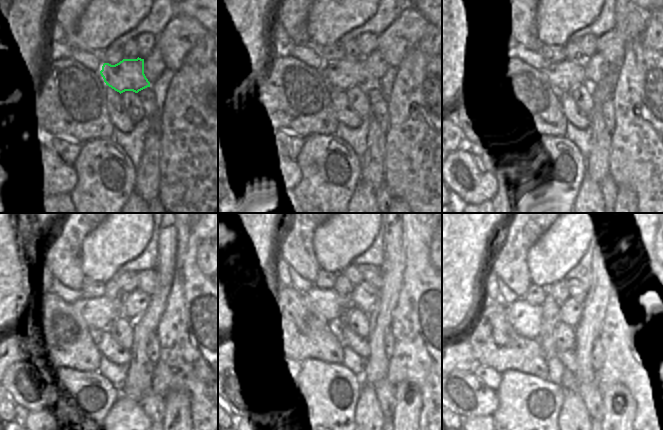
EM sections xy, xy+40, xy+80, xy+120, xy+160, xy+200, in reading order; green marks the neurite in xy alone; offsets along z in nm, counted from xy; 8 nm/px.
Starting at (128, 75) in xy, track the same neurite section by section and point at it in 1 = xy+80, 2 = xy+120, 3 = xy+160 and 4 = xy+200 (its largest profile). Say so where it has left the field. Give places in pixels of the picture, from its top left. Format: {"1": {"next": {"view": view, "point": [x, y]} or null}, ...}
{"1": {"next": {"view": "xy+80", "point": [562, 77]}}, "2": {"next": {"view": "xy+120", "point": [98, 312]}}, "3": {"next": {"view": "xy+160", "point": [325, 304]}}, "4": {"next": {"view": "xy+200", "point": [525, 319]}}}

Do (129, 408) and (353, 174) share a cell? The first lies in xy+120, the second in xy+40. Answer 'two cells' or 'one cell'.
two cells

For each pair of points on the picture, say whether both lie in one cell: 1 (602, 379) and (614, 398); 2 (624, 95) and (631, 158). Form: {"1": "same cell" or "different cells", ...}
{"1": "different cells", "2": "same cell"}

